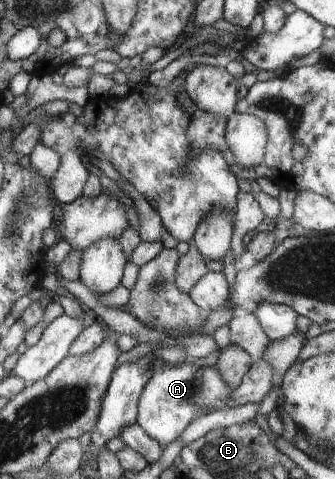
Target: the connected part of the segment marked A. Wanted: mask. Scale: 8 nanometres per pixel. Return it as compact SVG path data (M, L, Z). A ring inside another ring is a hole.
M187 359L183 363L174 366L174 363L170 363L170 366L154 372L154 375L150 377L149 384L145 386L145 390L142 393L139 402L139 409L137 412L137 423L152 440L157 440L163 447L172 443L180 434L188 428L188 425L198 417L198 408L220 408L228 409L228 406L224 406L224 398L229 398L233 389L226 384L225 379L221 377L221 373L212 368L202 368L202 366L196 366L195 360Z

